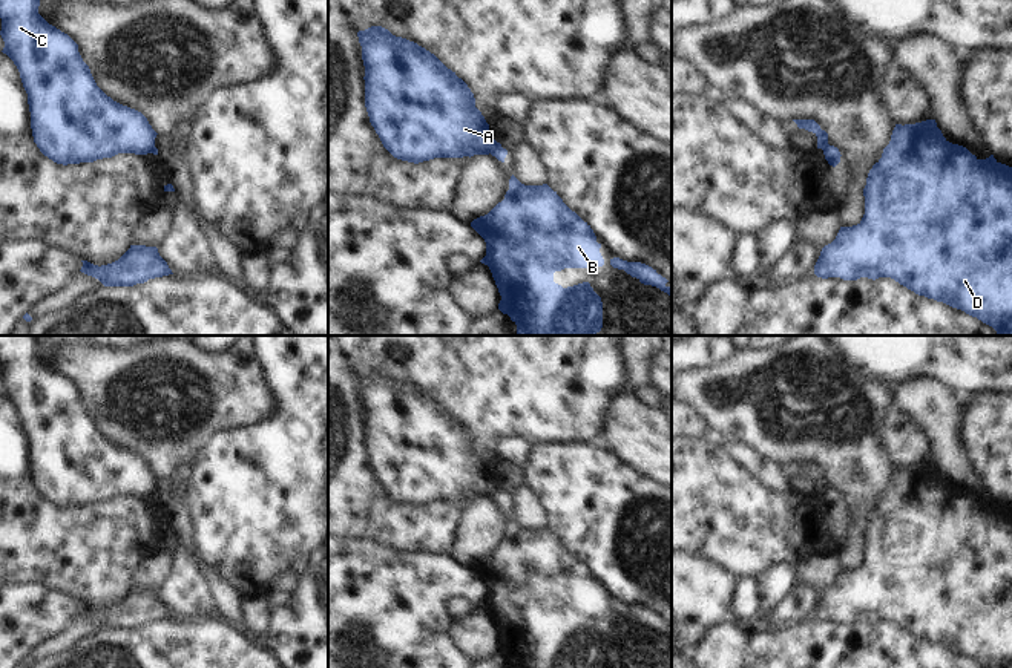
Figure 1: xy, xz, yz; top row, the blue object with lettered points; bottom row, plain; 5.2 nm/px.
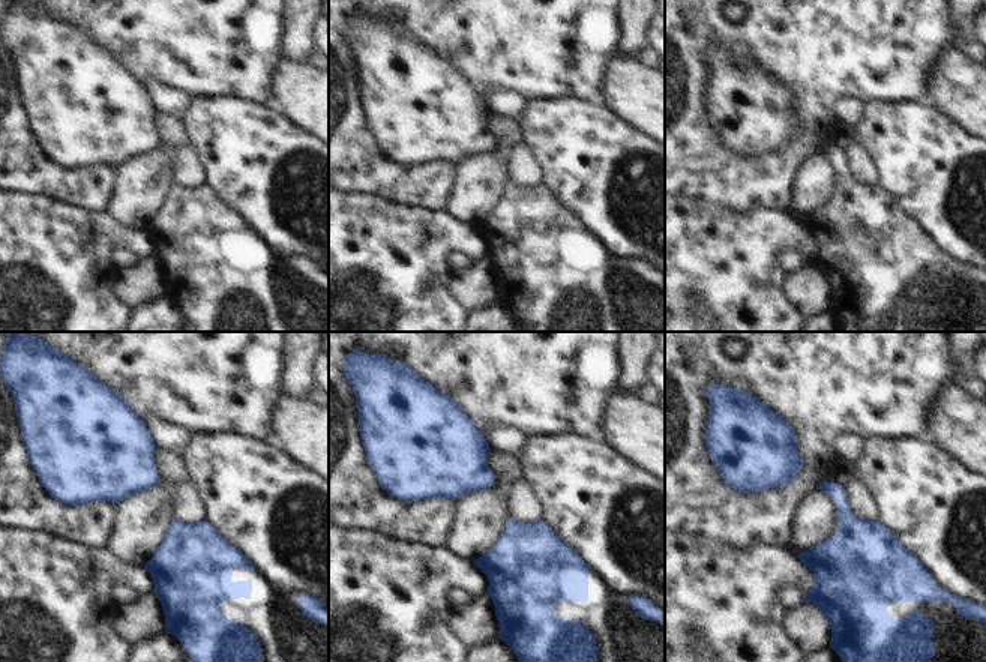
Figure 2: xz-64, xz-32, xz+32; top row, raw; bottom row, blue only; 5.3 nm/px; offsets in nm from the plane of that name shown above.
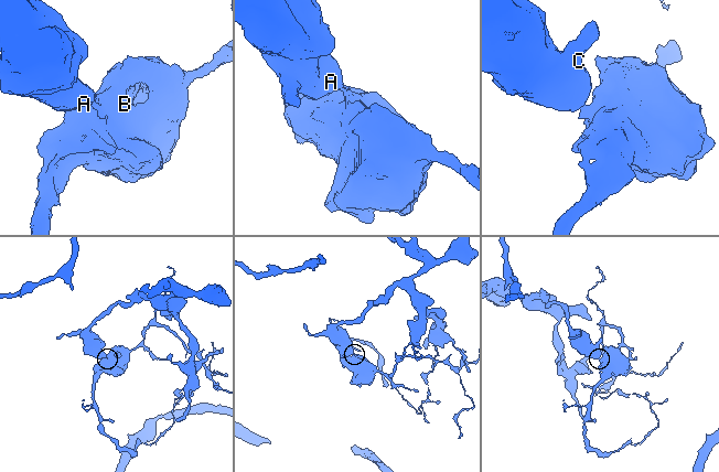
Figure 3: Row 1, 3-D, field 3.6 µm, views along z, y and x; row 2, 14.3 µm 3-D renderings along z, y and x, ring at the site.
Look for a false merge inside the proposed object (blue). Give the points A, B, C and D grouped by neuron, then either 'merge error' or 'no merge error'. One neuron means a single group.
A C / B D; merge error

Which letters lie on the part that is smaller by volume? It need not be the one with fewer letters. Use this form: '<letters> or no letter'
B, D.

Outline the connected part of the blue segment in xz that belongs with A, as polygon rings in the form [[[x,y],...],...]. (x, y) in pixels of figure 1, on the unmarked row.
[[[382,369],[357,375],[365,409],[365,450],[383,490],[397,503],[423,506],[434,501],[489,498],[497,487],[475,450],[468,427],[434,397]]]

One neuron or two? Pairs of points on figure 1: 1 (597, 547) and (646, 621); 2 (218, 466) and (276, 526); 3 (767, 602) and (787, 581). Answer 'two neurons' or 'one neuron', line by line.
1: two neurons
2: one neuron
3: one neuron

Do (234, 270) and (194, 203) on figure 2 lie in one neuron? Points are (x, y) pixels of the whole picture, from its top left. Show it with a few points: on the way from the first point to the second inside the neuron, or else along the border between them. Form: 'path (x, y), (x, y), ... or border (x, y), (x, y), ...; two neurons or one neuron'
path (218, 254), (194, 230), (194, 219); one neuron

